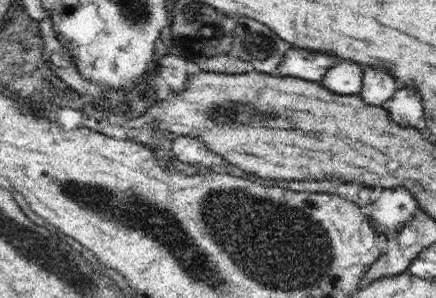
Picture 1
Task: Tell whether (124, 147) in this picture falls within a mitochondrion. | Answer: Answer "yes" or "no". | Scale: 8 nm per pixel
no

